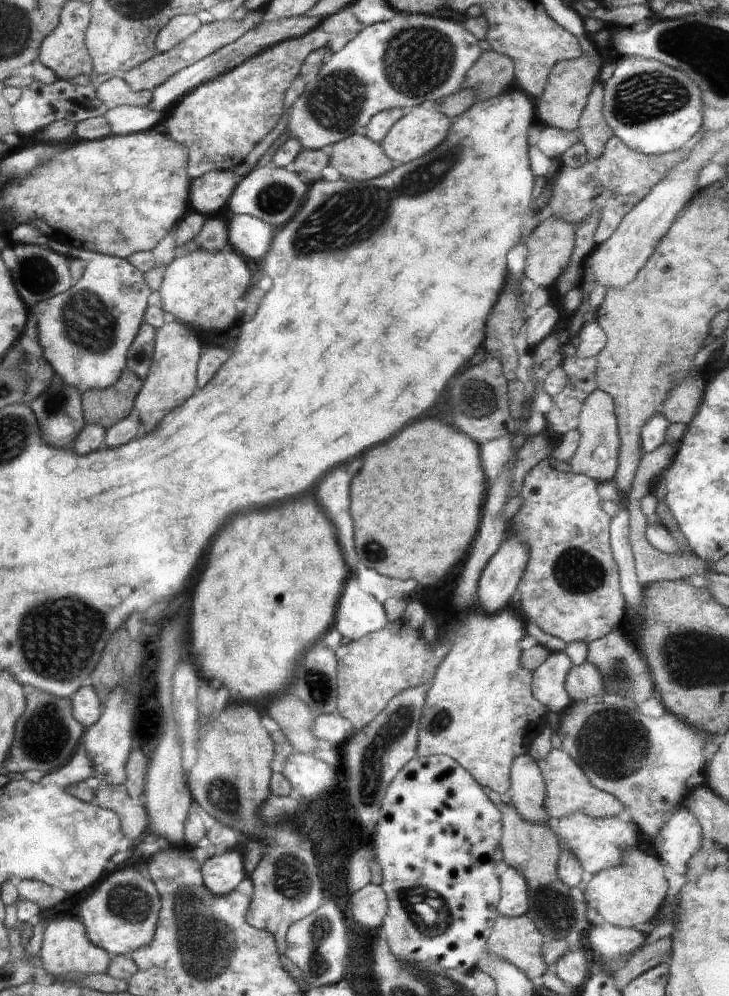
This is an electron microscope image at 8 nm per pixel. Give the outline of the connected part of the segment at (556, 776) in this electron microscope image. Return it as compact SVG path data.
M552 748L544 756L544 760L538 760L536 764L540 769L546 787L544 808L546 808L550 818L559 819L576 812L586 814L586 816L592 818L616 817L616 814L624 809L623 804L613 794L594 788L582 772L582 768L562 748Z

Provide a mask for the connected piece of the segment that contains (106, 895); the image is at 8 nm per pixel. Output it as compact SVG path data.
M124 868L108 876L96 892L82 904L80 917L90 942L107 950L112 956L130 955L152 942L157 930L161 900L154 884L134 868Z

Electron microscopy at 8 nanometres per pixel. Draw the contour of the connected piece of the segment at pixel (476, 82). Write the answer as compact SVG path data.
M482 51L480 58L466 72L463 89L474 90L478 101L488 102L504 94L514 80L514 62L496 51Z

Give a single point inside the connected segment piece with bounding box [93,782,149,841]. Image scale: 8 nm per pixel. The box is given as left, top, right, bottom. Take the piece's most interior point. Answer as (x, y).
(134, 819)

